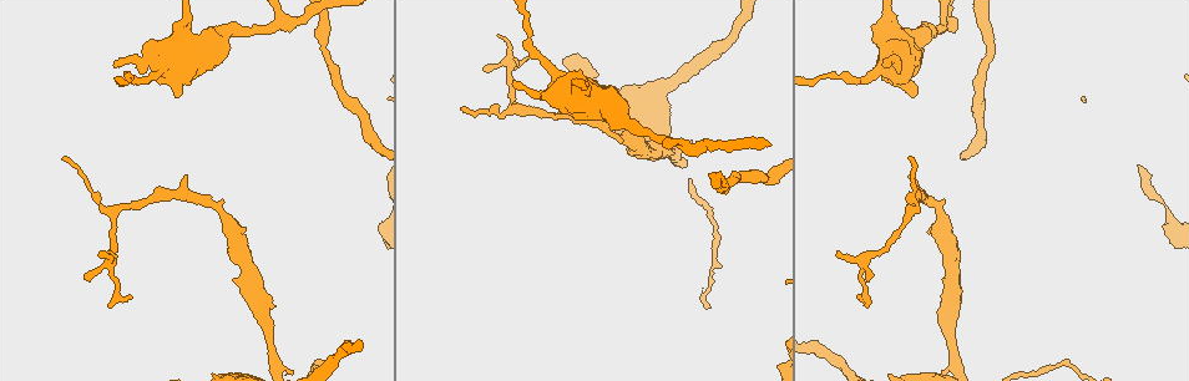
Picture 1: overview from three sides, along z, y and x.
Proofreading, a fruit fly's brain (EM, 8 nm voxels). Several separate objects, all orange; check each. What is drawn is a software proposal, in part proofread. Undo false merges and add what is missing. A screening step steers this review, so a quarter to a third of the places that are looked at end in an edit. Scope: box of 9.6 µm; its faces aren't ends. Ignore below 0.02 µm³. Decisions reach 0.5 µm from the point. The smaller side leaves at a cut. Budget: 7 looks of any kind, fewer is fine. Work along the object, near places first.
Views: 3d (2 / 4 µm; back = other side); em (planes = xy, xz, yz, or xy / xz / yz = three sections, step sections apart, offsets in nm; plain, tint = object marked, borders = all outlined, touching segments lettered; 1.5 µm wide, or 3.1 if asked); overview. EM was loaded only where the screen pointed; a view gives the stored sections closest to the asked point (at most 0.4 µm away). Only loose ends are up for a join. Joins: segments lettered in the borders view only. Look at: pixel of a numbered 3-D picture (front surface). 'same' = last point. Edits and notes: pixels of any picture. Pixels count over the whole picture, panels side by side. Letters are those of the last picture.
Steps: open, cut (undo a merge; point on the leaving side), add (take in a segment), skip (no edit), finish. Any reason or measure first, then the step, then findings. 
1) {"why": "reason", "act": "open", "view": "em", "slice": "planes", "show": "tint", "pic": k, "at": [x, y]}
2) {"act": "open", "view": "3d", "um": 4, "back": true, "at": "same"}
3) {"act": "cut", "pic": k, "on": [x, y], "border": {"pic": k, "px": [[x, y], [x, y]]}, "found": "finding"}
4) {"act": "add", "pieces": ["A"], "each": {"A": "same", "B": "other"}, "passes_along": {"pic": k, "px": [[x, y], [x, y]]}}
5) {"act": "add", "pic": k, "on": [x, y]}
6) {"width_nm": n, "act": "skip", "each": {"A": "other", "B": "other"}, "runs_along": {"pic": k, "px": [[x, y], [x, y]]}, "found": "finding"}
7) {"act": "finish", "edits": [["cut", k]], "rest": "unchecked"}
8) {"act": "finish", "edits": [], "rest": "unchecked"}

{"why": "thick turns thin", "act": "open", "view": "3d", "um": 2, "back": true, "pic": 1, "at": [584, 83]}

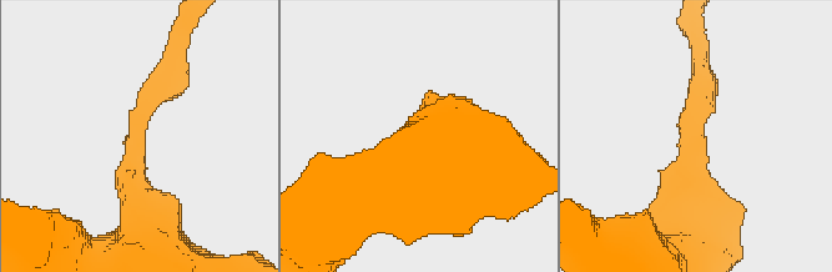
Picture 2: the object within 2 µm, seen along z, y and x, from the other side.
{"act": "open", "view": "em", "slice": "planes", "show": "tint", "pic": 2, "at": [134, 169]}

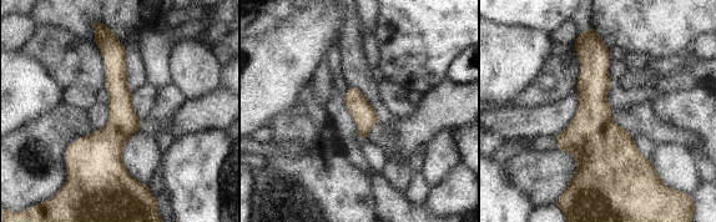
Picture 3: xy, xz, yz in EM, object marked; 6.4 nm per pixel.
{"act": "open", "view": "em", "slice": "planes", "show": "borders", "at": "same"}

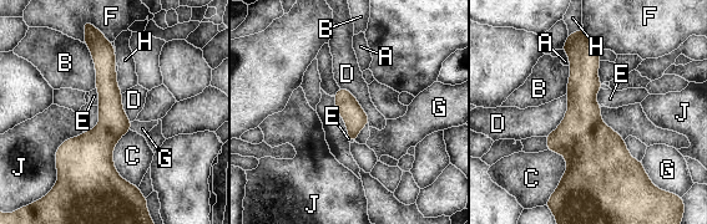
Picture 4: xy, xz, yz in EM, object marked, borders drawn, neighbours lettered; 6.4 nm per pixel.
{"act": "skip", "each": {"A": "other", "B": "other", "C": "other", "D": "other", "E": "other", "F": "other", "G": "other", "H": "other", "J": "other"}, "runs_along": {"pic": 4, "px": [[96, 37], [109, 90], [104, 186]]}, "found": "continuous, no second neuron"}

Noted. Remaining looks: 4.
{"why": "abrupt turn", "act": "open", "view": "3d", "um": 4, "pic": 1, "at": [678, 141]}

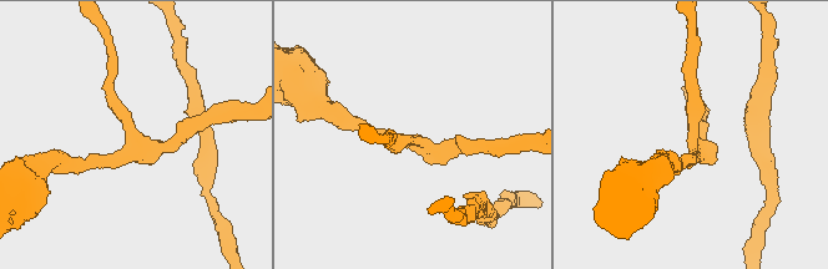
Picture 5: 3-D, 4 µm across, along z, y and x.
{"arms": 3, "arm_widths_nm": [200, 200, 220], "act": "open", "view": "em", "slice": "xz", "step": 8, "show": "tint", "pic": 5, "at": [415, 145]}

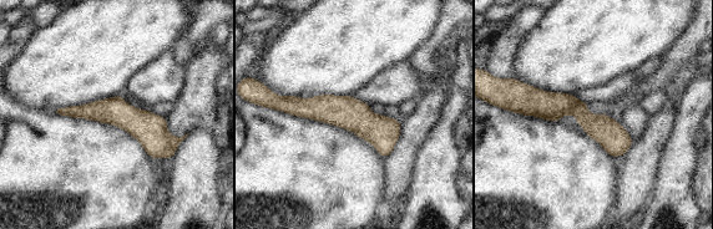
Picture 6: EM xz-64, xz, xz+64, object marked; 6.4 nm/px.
{"act": "open", "view": "em", "slice": "planes", "show": "borders", "at": "same"}

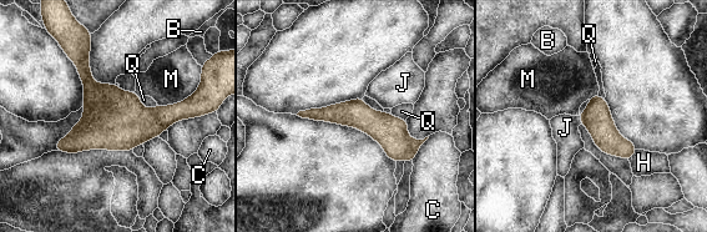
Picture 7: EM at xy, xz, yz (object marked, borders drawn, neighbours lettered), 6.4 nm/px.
{"width_nm": 180, "act": "skip", "each": {"B": "other", "C": "other", "H": "other", "J": "other", "M": "other", "Q": "other"}, "runs_along": {"pic": 7, "px": [[302, 114], [357, 114], [418, 142]]}, "found": "one neuron here"}

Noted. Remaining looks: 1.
{"act": "finish", "edits": [], "rest": "unchecked"}

